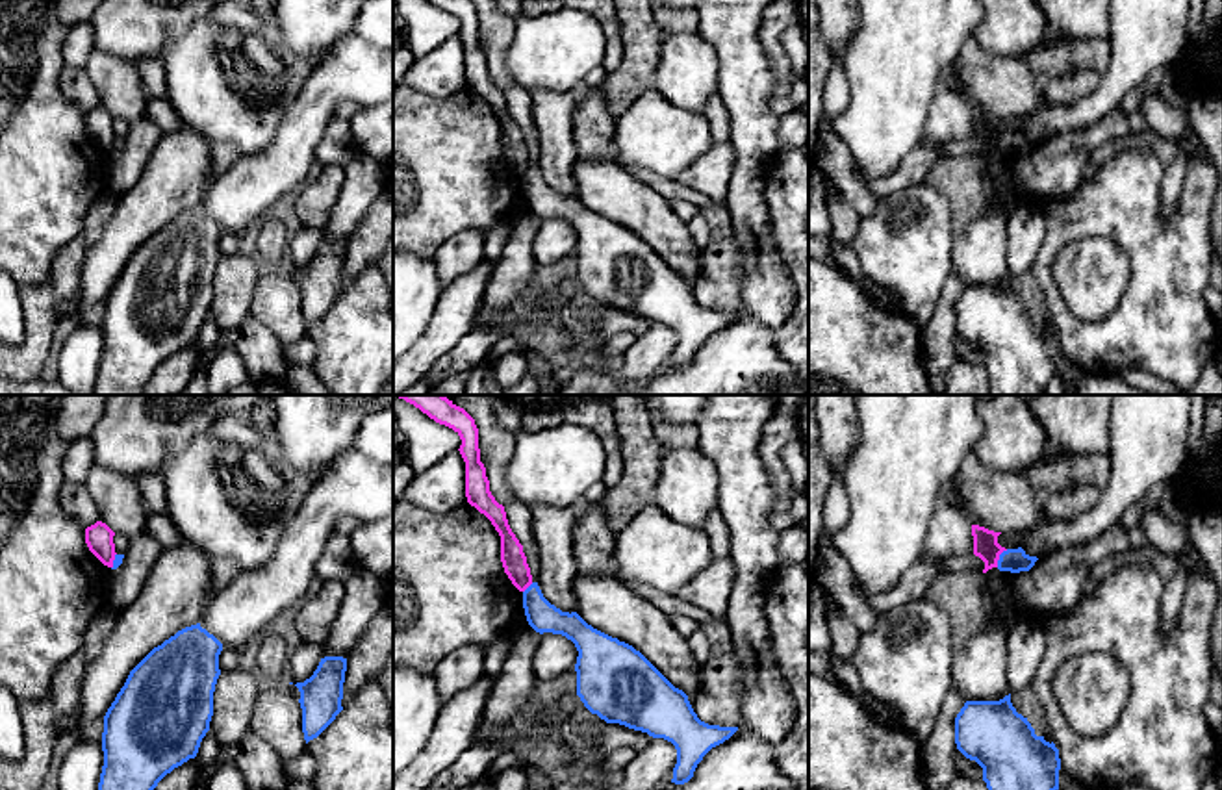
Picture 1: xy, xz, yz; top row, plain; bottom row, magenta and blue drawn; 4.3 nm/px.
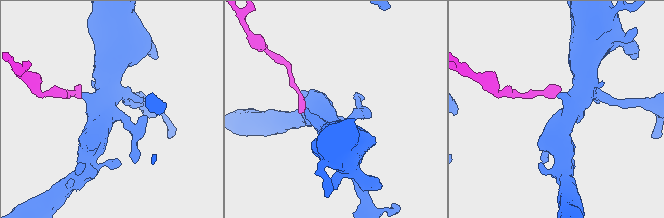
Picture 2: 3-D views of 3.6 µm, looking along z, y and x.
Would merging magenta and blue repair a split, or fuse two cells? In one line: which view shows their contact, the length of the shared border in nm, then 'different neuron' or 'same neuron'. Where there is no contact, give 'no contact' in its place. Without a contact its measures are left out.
yz | 90 nm | different neuron

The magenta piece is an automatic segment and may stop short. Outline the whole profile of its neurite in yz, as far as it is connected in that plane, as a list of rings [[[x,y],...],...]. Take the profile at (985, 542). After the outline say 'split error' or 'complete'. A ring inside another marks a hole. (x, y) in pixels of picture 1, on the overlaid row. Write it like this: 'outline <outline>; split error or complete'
outline [[[972,525],[974,554],[985,562],[983,573],[987,573],[992,567],[998,567],[999,554],[1007,551],[998,543],[999,534],[1001,532],[994,532],[985,527]]]; complete

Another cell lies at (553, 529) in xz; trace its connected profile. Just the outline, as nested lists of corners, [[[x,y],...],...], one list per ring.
[[[530,506],[532,536],[540,549],[538,586],[543,597],[562,612],[577,612],[573,582],[577,562],[573,556],[573,529],[577,525],[571,508],[556,510]]]

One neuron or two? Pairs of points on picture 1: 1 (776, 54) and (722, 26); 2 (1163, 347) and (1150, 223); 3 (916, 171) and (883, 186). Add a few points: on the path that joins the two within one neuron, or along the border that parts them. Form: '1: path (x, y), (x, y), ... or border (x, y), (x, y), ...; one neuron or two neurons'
1: border (761, 19), (761, 47), (774, 76), (774, 91); two neurons
2: path (1163, 316), (1163, 254); one neuron
3: path (909, 173), (891, 184); one neuron

